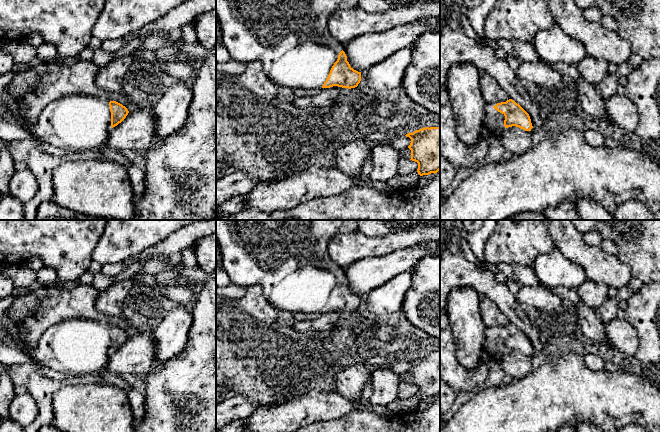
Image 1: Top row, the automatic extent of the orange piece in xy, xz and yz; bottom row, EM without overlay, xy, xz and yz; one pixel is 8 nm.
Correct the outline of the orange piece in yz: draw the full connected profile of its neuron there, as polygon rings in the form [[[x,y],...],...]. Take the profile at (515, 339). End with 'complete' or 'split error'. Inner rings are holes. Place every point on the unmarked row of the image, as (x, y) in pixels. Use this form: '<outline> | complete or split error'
[[[446,311],[440,312],[440,378],[455,392],[471,391],[482,384],[489,374],[490,368],[499,363],[499,354],[516,350],[525,355],[533,352],[529,338],[512,323],[497,327],[494,331],[485,329],[485,340],[483,345],[483,361],[476,369],[463,367],[456,358],[456,345],[449,325],[449,317]]] | split error

